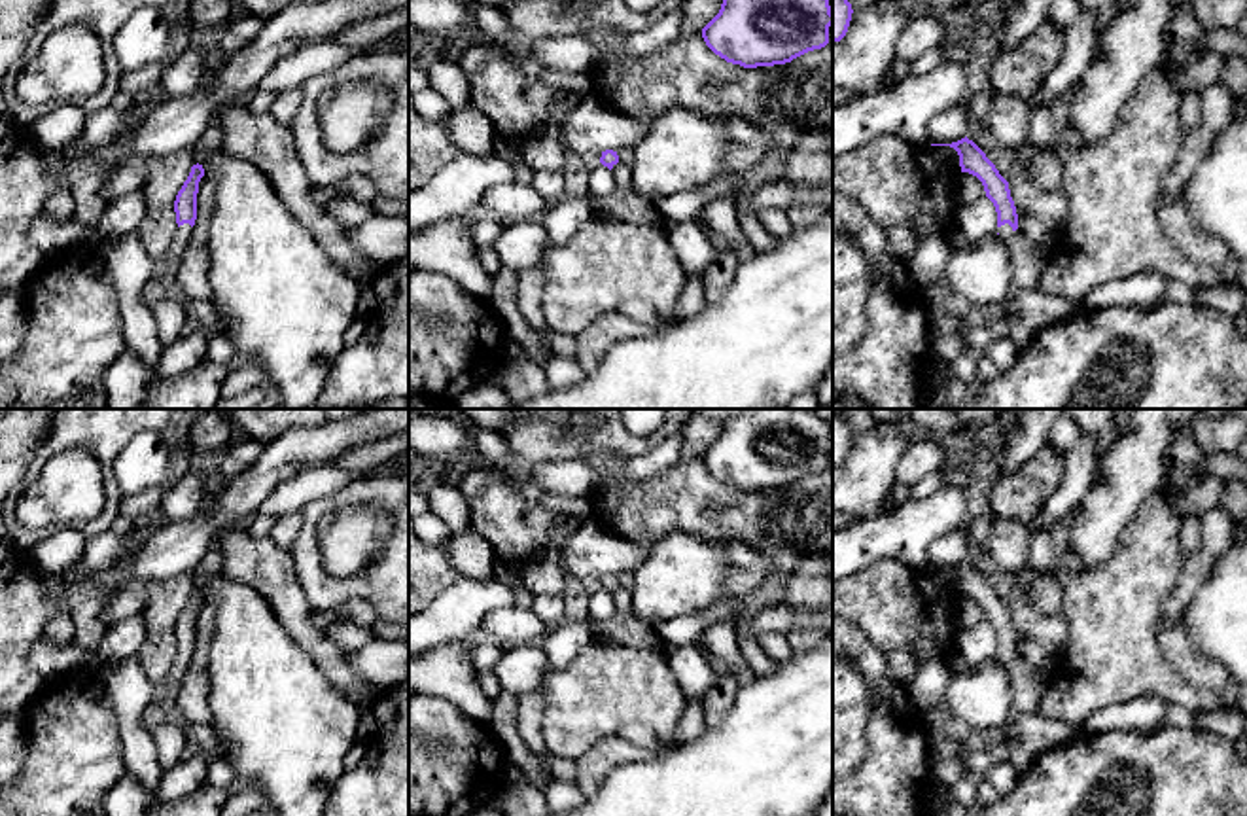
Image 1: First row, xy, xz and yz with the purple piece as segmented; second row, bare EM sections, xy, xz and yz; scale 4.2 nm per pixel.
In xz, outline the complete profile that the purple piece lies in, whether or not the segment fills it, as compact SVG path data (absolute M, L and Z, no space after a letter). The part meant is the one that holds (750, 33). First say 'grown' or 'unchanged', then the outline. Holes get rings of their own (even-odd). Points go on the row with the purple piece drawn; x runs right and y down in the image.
unchanged; M723 0L719 13L702 28L706 45L727 62L744 68L785 64L829 44L829 0Z

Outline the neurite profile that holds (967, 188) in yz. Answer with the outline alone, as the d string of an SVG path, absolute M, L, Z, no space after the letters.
M969 172L954 174L954 197L957 204L969 204L986 195L982 182Z

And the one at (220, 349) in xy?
M216 331L216 335L208 341L206 360L220 365L229 365L229 362L235 356L237 356L235 343L221 331Z

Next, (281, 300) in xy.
M218 148L202 161L202 169L216 180L208 222L208 303L218 331L235 343L237 356L263 371L282 409L308 409L322 396L344 348L348 326L360 316L360 282L327 257L255 165Z

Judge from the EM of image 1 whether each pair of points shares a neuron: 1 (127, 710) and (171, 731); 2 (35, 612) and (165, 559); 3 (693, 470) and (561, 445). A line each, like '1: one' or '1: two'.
1: two
2: two
3: two

